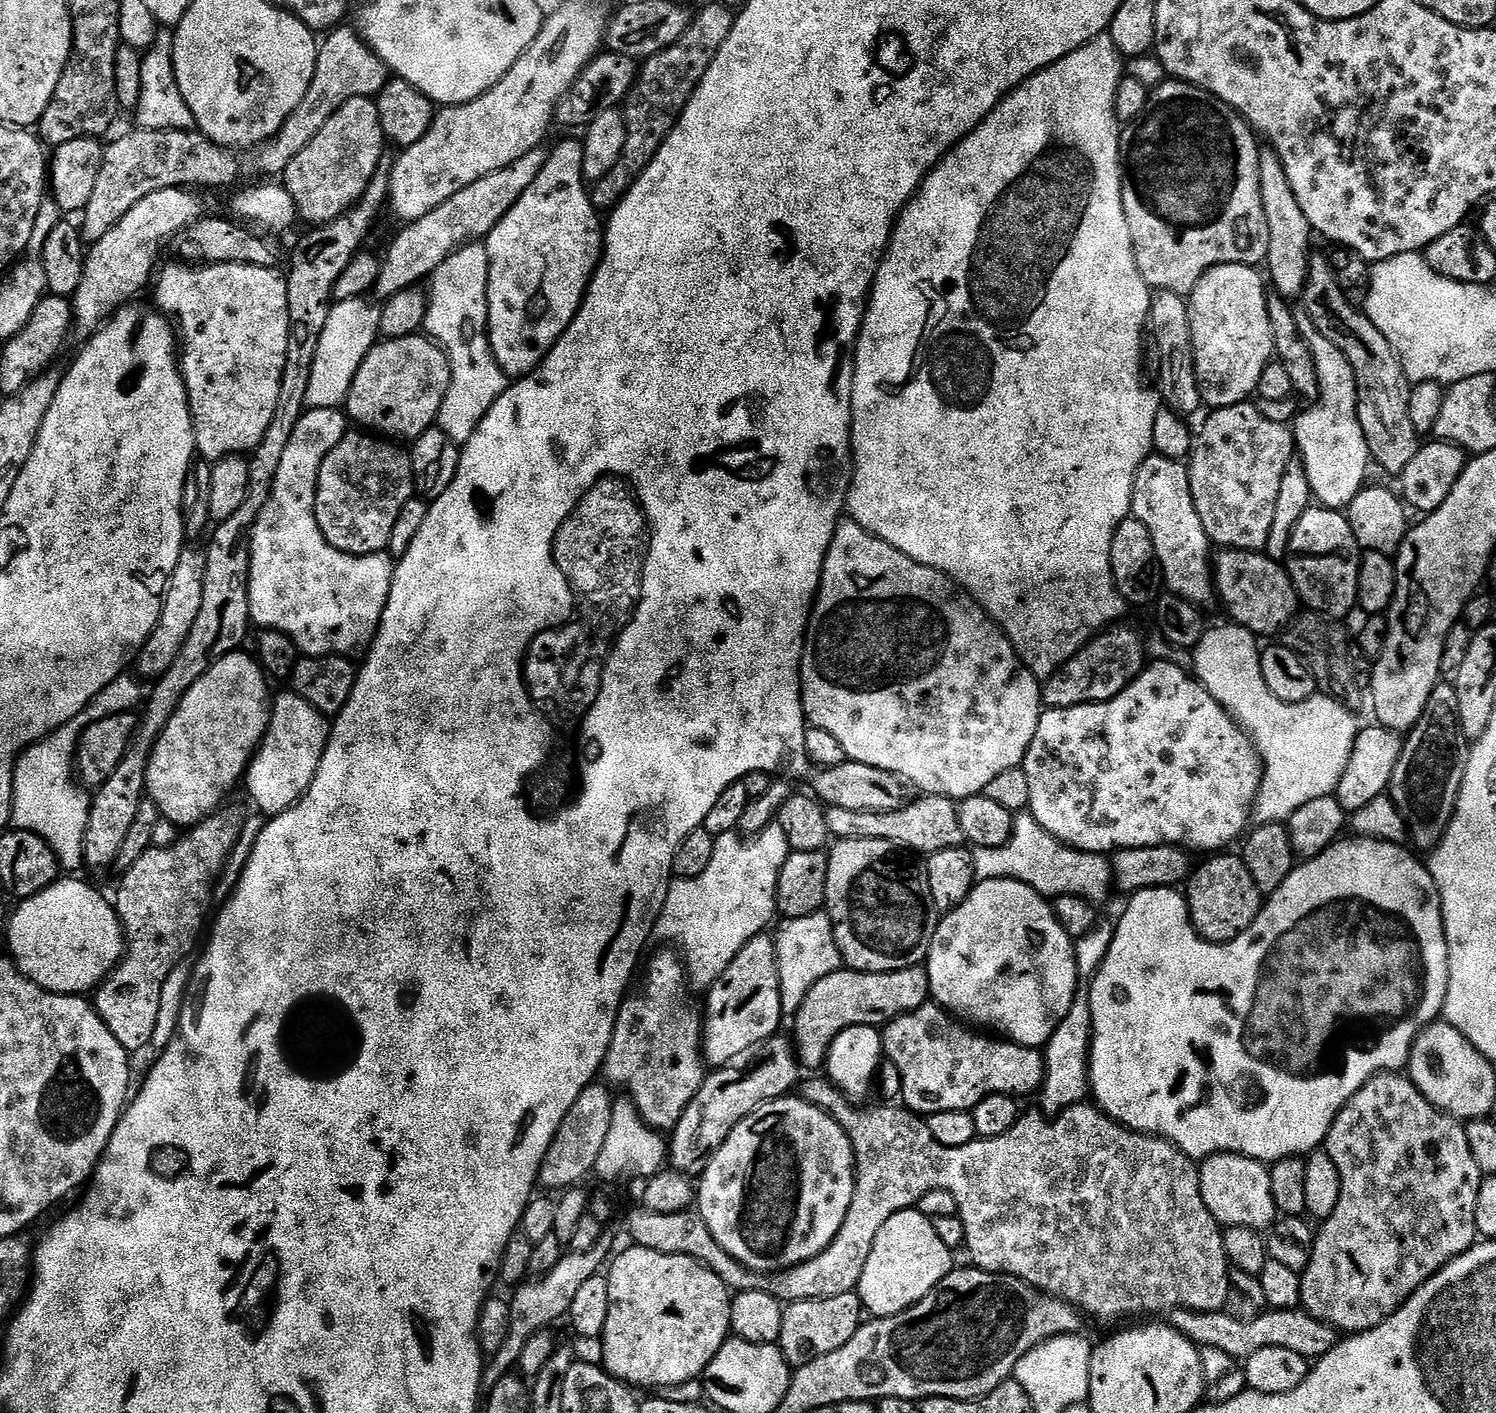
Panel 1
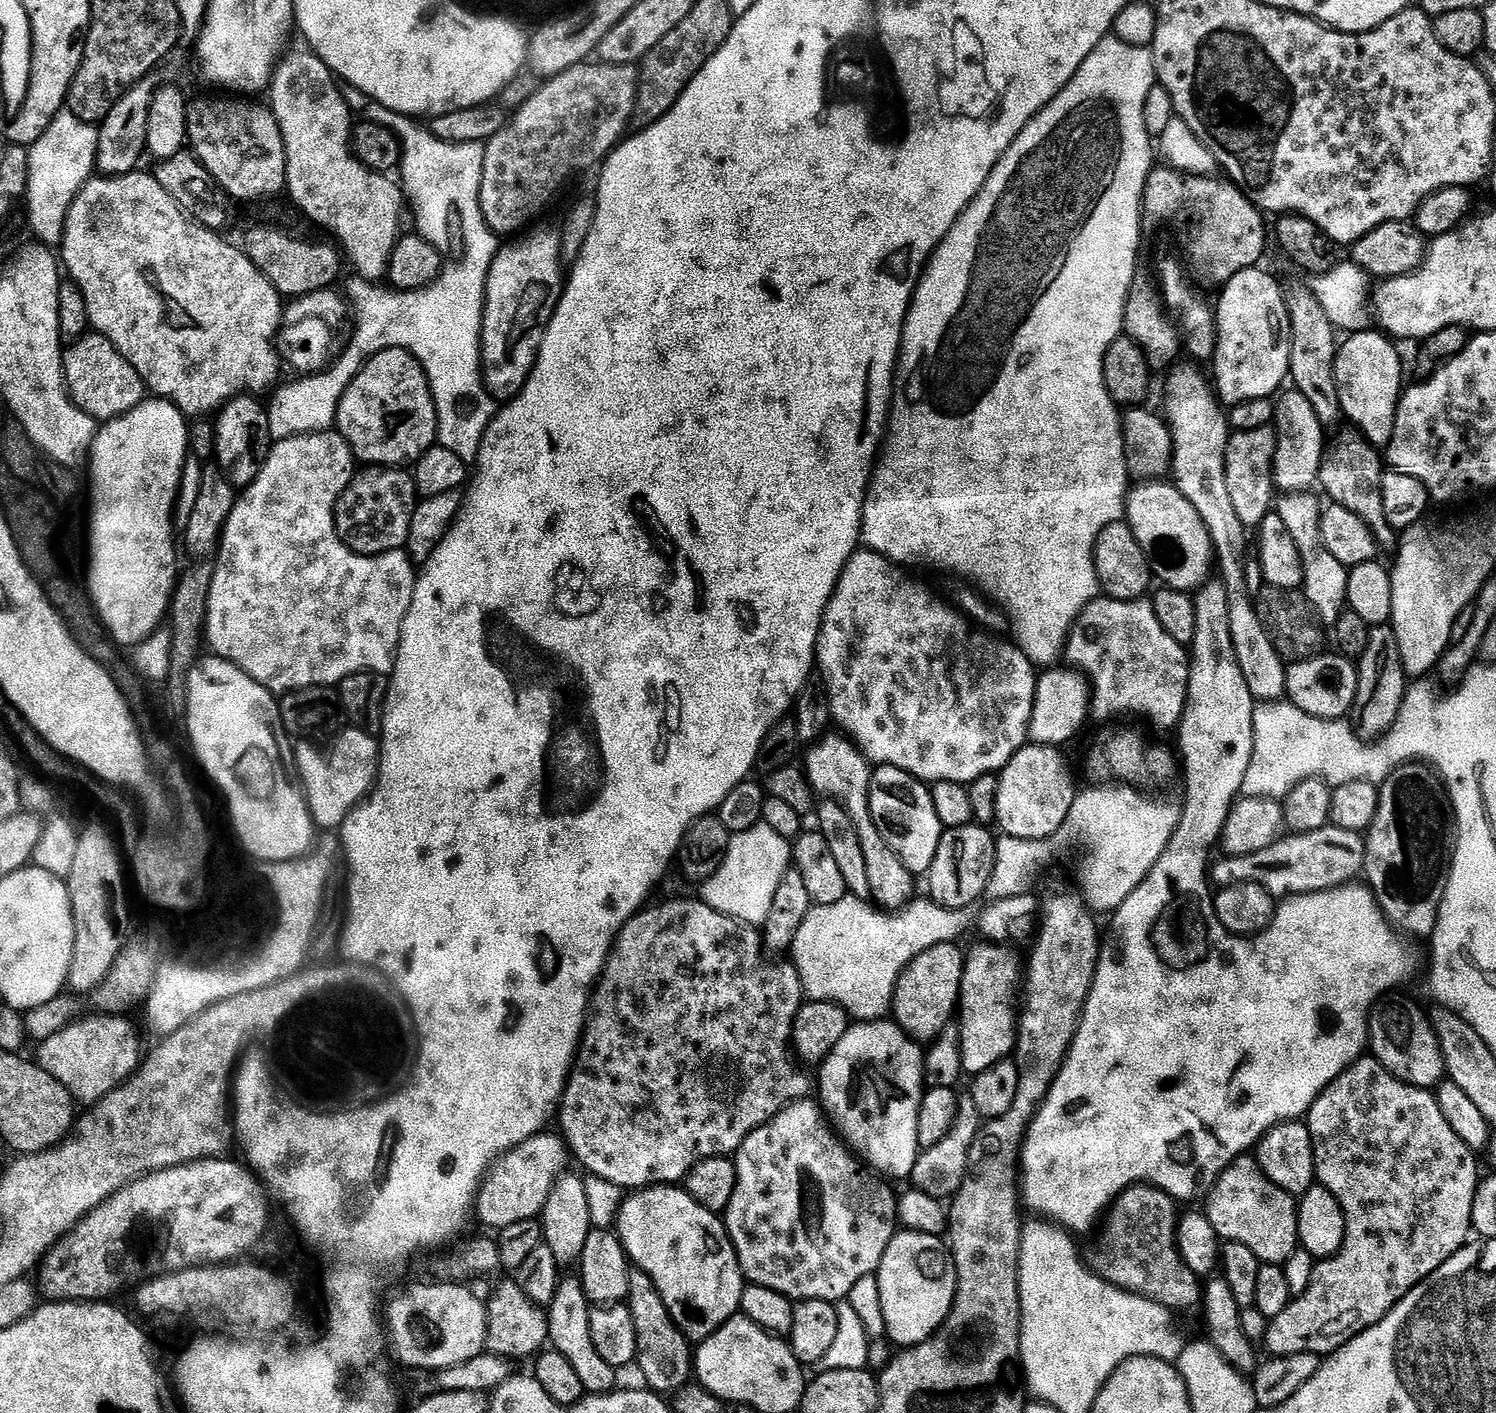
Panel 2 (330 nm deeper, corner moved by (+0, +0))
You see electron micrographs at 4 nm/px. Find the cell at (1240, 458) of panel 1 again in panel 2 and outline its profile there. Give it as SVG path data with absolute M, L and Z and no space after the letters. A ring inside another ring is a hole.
M1269 426L1262 430L1233 431L1226 446L1226 486L1238 518L1249 530L1259 529L1260 524L1274 508L1274 477L1272 463L1276 457L1276 429Z

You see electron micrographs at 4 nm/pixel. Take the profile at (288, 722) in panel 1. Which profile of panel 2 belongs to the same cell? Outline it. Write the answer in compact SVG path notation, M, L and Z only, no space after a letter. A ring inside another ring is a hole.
M348 726L336 738L332 761L328 761L312 745L315 743L300 742L296 748L296 768L300 771L301 780L299 783L308 801L312 822L320 830L339 829L344 819L371 793L380 771L380 741L373 733Z

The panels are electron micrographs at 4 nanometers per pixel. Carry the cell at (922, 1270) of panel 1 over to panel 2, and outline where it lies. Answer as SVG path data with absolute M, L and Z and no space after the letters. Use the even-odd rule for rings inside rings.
M897 1231L874 1275L882 1298L887 1339L900 1344L901 1349L925 1344L948 1323L956 1302L956 1263L952 1261L949 1245L941 1237Z

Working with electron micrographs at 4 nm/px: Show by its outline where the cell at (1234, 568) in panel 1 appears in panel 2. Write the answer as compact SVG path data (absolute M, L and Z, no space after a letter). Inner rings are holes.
M1163 479L1137 483L1126 497L1126 522L1134 530L1134 538L1138 538L1138 546L1142 546L1142 554L1146 554L1150 562L1153 577L1163 587L1192 594L1205 583L1210 574L1208 570L1214 566L1210 534L1202 518L1198 518L1198 510L1194 510L1194 506L1186 502L1184 495L1176 489L1175 483L1165 482Z

